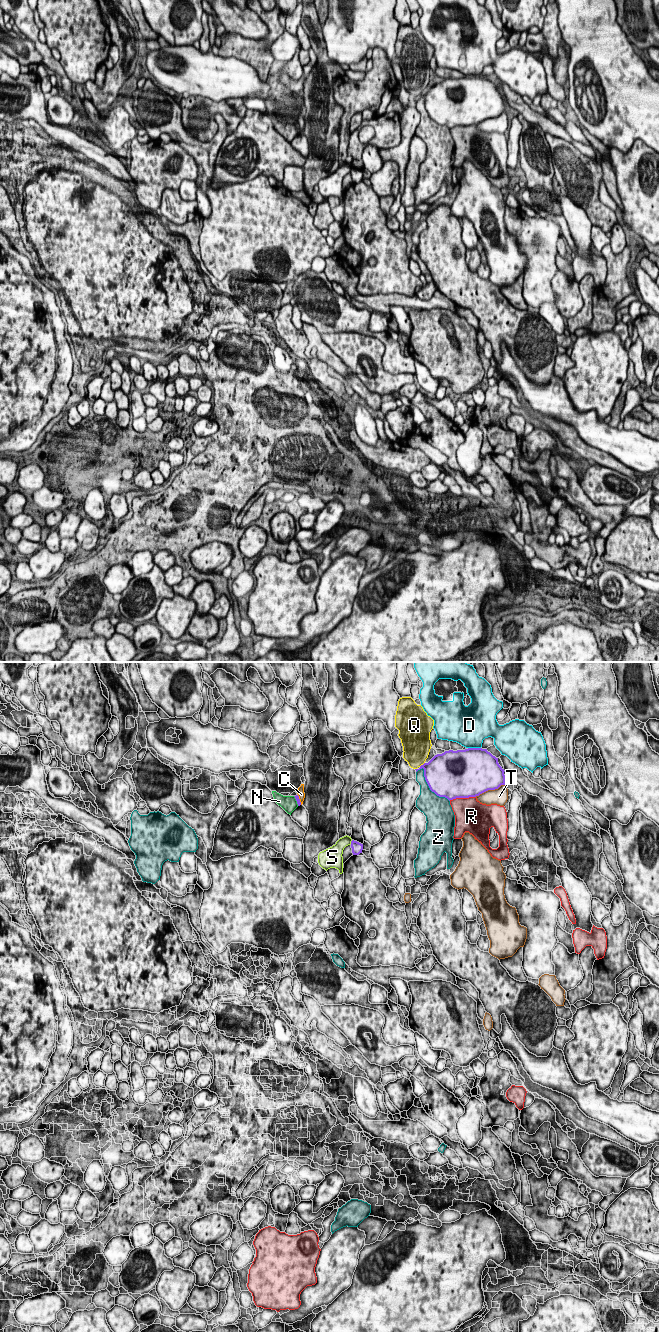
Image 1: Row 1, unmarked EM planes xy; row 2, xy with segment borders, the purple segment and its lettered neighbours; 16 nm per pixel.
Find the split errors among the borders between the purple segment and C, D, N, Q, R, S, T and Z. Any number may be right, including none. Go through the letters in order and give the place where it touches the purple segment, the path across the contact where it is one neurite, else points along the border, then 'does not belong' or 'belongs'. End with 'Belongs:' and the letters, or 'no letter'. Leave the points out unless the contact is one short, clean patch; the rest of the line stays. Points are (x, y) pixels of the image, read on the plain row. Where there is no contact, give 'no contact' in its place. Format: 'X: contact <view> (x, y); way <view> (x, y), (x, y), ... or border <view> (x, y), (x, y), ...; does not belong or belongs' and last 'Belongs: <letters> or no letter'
C: contact xy (299, 128); border xy (297, 123), (301, 132); does not belong
D: contact xy (474, 76); does not belong
N: contact xy (296, 128); border xy (293, 124), (298, 133); does not belong
Q: contact xy (421, 93); does not belong
R: contact xy (462, 125); does not belong
S: contact xy (351, 170); does not belong
T: contact xy (489, 117); does not belong
Z: contact xy (428, 113); does not belong
Belongs: no letter

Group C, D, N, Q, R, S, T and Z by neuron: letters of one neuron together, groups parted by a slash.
C / D / N / Q / R / S / T / Z

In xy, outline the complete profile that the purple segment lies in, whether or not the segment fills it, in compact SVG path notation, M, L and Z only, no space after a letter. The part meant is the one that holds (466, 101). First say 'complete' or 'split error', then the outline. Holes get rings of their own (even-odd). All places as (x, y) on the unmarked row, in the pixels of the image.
complete | M487 77L445 79L415 98L422 96L430 118L449 129L476 125L505 113L505 99Z

